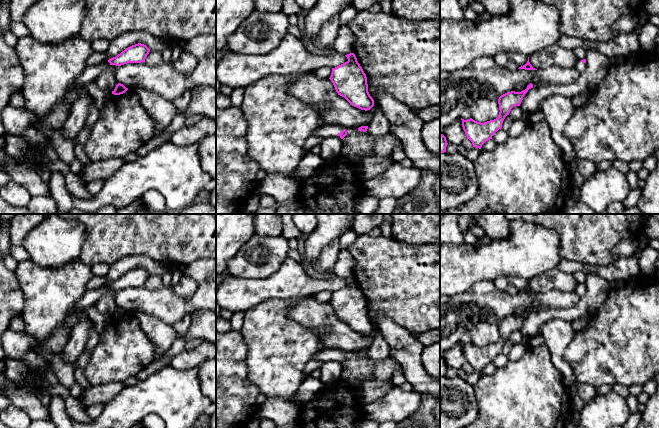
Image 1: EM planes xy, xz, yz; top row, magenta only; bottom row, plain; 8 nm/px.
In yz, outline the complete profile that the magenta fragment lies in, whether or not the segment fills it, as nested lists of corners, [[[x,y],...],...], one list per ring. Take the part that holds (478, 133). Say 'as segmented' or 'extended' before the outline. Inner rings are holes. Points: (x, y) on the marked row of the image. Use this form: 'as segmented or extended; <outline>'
as segmented; [[[530,83],[527,88],[521,92],[507,92],[501,95],[498,99],[499,104],[499,116],[494,119],[484,123],[477,122],[472,118],[462,120],[462,127],[473,147],[481,149],[482,145],[492,139],[495,132],[502,128],[502,123],[507,115],[509,115],[511,109],[514,106],[520,106],[523,97],[528,92],[529,89],[533,88],[533,84]]]

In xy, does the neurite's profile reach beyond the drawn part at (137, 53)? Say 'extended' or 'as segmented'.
extended

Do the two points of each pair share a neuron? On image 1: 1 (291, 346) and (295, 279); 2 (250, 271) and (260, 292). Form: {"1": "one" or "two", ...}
{"1": "two", "2": "two"}

